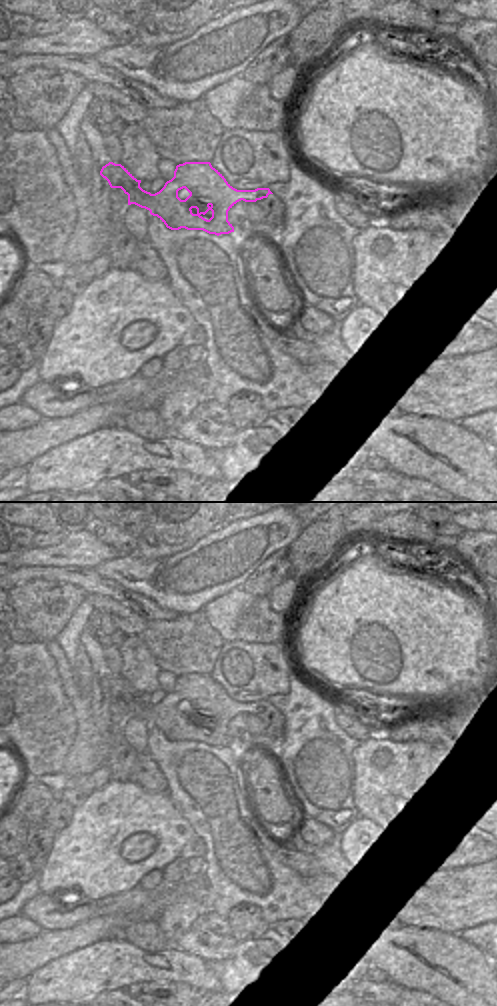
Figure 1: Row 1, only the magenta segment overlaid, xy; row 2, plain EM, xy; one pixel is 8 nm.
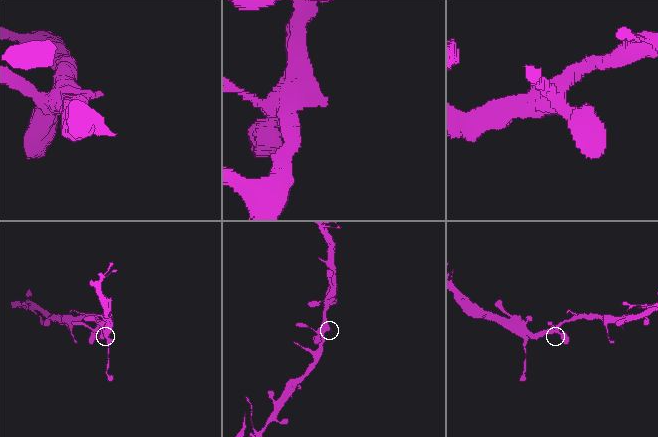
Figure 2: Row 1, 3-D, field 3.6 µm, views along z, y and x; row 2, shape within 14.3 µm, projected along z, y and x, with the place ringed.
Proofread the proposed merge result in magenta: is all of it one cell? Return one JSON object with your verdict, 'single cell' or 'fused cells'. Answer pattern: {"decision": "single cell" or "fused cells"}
{"decision": "single cell"}

